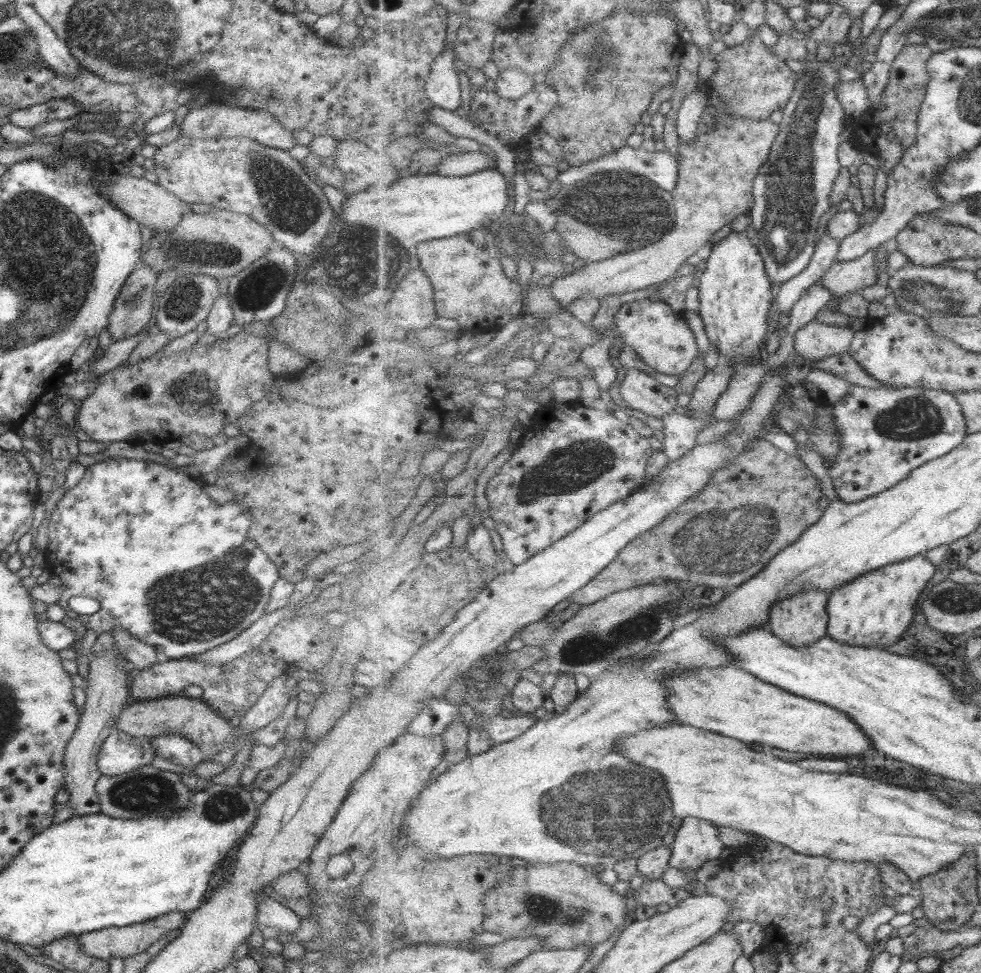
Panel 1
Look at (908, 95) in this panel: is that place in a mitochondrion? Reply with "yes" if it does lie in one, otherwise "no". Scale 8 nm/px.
no

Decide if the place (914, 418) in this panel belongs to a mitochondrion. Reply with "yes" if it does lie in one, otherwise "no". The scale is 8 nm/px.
yes

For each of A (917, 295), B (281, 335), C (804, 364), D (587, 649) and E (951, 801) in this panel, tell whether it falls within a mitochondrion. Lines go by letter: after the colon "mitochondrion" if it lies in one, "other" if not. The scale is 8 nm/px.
A: mitochondrion
B: other
C: other
D: mitochondrion
E: other

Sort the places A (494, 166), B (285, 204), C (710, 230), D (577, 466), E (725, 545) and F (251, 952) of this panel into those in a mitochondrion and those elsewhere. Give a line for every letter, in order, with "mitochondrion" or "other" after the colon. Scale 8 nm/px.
A: other
B: mitochondrion
C: other
D: mitochondrion
E: mitochondrion
F: other

